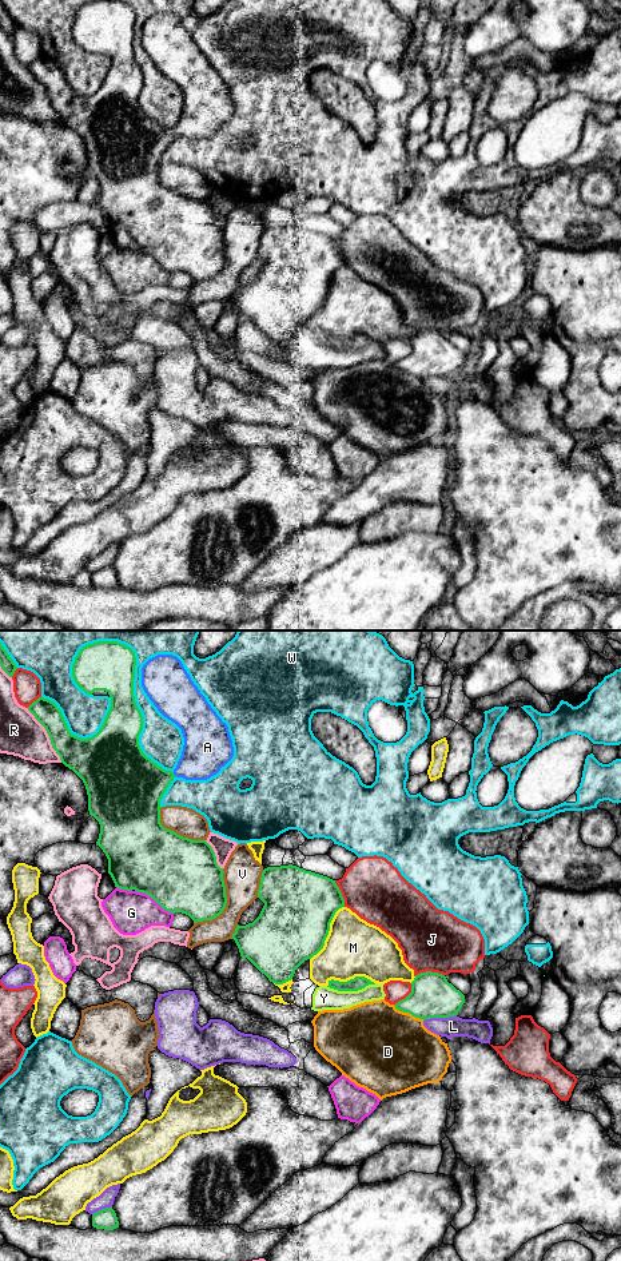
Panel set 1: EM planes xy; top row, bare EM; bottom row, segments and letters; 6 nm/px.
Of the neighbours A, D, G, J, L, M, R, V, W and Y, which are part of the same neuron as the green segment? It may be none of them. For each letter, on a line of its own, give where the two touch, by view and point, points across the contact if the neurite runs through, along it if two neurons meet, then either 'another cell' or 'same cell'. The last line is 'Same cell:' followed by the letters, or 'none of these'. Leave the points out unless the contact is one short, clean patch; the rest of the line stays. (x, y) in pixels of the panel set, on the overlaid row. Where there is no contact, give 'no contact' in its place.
A: meets green in xy at (172, 774); runs through xy (132, 784), (162, 779), (172, 774), (187, 768), (206, 750); same cell
D: meets green in xy at (409, 1013); another cell
G: meets green in xy at (154, 899); another cell
J: meets green in xy at (429, 971); another cell
L: meets green in xy at (440, 1017); another cell
M: meets green in xy at (327, 933); another cell
R: meets green in xy at (48, 735); another cell
V: meets green in xy at (226, 903); another cell
W: meets green in xy at (132, 692); another cell
Y: meets green in xy at (350, 990); another cell
Same cell: A

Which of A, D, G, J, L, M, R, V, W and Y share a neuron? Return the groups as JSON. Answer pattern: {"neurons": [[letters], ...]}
{"neurons": [["A"], ["D"], ["G"], ["J"], ["L"], ["M"], ["R"], ["V"], ["W"], ["Y"]]}

